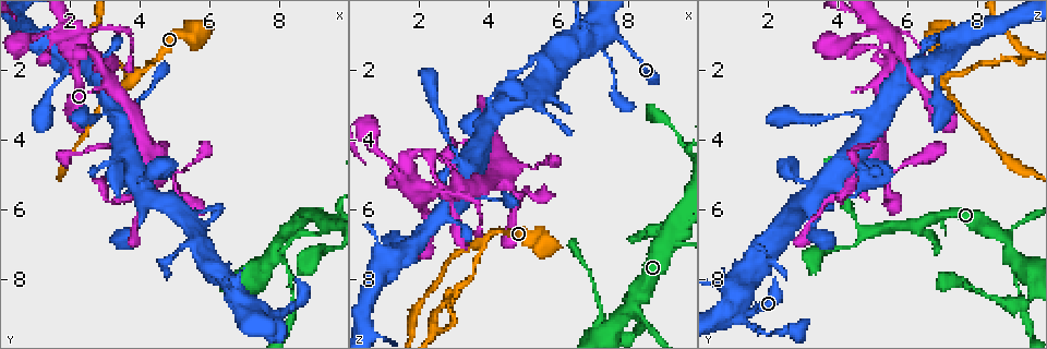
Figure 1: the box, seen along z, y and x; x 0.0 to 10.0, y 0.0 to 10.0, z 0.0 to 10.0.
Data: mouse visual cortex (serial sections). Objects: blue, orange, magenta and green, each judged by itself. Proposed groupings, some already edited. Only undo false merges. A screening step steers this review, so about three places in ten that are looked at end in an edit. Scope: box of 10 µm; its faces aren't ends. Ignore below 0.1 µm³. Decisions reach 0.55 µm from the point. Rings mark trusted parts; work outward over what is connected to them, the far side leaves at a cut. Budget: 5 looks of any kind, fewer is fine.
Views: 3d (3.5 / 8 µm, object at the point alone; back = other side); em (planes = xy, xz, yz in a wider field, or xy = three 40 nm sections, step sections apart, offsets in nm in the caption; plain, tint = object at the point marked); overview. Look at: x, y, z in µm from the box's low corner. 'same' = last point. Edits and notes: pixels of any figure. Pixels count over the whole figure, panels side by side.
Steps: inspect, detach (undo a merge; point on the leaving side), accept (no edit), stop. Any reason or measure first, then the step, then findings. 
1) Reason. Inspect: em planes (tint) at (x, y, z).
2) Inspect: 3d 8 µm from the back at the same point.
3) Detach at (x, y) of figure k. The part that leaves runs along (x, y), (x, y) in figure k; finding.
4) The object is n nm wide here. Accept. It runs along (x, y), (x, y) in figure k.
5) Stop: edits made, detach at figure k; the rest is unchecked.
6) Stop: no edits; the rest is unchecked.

Side arm on a straight run. Inspect: 3d 3.5 µm at (3.85, 2.25, 6.85).

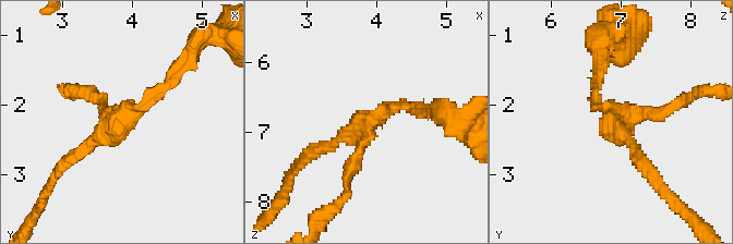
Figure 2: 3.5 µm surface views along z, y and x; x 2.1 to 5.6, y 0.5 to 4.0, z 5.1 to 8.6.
Shape alone is not enough. Inspect: em xy step 5 (plain) at (3.80, 2.20, 6.90).

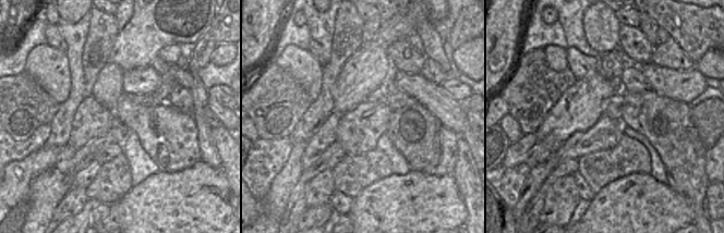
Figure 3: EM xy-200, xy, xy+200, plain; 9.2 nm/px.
With the object marked. Inspect: em xy step 5 (tint) at the same point.

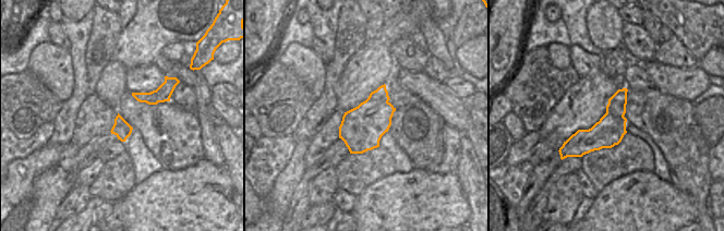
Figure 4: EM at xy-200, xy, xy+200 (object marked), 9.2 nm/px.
The arms are 150, 150, 200 nm wide. Detach at (668, 109) of figure 2. The part that leaves runs along (631, 117), (711, 90) in figure 2; two cells meet here.

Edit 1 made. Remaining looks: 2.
A narrow waist. Inspect: 3d 3.5 µm from the back at (2.05, 1.50, 5.80).

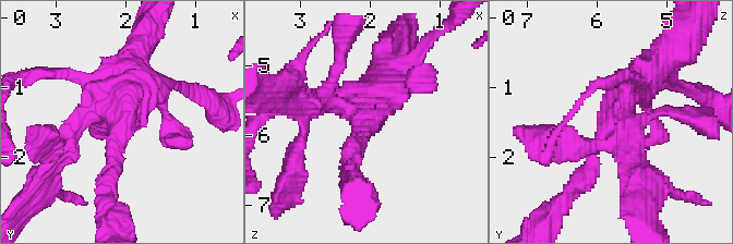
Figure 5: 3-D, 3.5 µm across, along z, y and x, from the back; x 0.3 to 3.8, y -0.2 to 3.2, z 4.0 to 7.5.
Need the tissue. Inspect: em xy step 2 (tint) at (2.10, 1.50, 5.80).

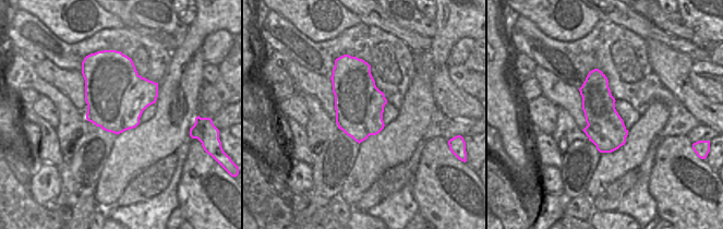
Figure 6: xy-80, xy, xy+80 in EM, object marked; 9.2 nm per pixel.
Accept. It runs along (353, 154), (363, 120), (313, 106) in figure 5; one cell here.

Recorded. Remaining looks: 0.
Stop: edits made, detach at figure 2; the rest is unchecked.

